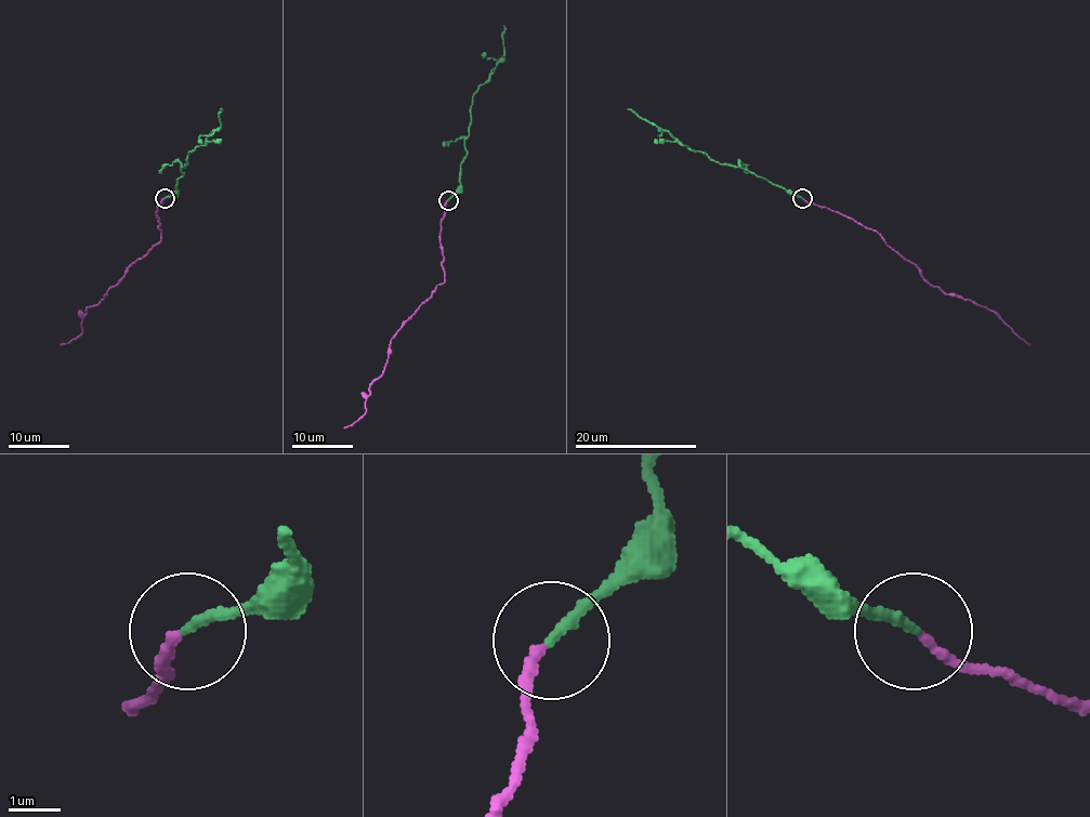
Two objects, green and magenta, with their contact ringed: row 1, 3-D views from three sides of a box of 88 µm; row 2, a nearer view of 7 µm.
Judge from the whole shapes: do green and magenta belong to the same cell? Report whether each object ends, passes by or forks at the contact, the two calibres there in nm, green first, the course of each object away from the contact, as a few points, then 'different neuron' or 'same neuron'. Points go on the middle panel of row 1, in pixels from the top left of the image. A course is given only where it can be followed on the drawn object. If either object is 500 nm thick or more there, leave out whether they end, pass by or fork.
green ends; magenta ends; calibres 200 and 190 nm; course green (448, 199), (460, 184), (473, 94), (504, 53), (503, 26); course magenta (447, 201), (441, 223), (444, 282), (399, 328), (389, 346), (384, 372), (369, 391), (366, 411), (344, 429); same neuron

